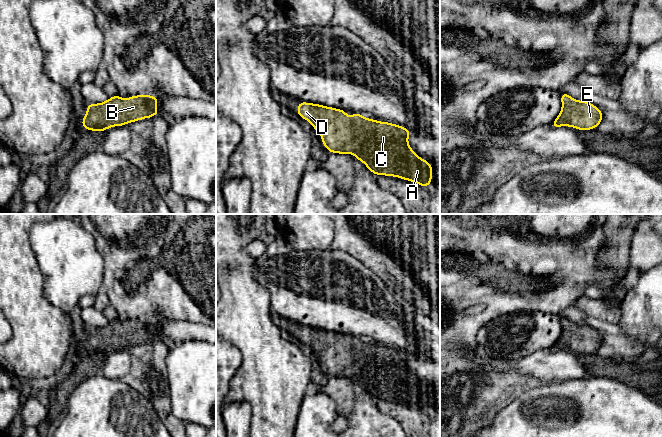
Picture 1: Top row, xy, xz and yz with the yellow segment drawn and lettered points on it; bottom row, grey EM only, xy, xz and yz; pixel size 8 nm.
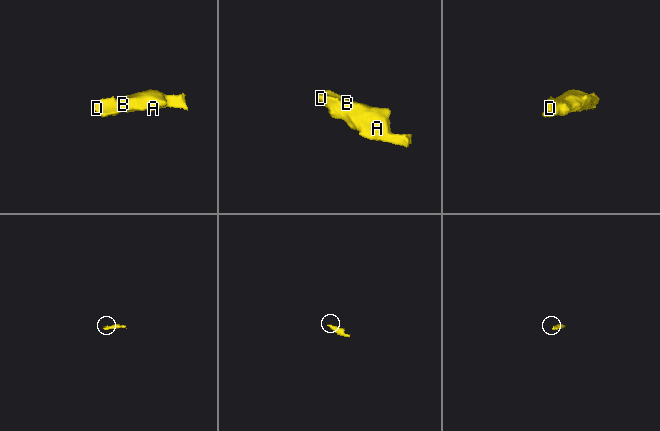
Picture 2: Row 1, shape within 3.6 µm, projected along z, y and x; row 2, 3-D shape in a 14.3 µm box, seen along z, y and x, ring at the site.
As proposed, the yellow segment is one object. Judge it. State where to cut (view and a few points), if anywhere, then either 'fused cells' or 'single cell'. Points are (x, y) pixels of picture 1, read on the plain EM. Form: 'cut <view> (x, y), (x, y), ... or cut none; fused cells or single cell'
cut none; single cell

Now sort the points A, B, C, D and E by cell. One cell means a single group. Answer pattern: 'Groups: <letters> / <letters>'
Groups: A B C D E

